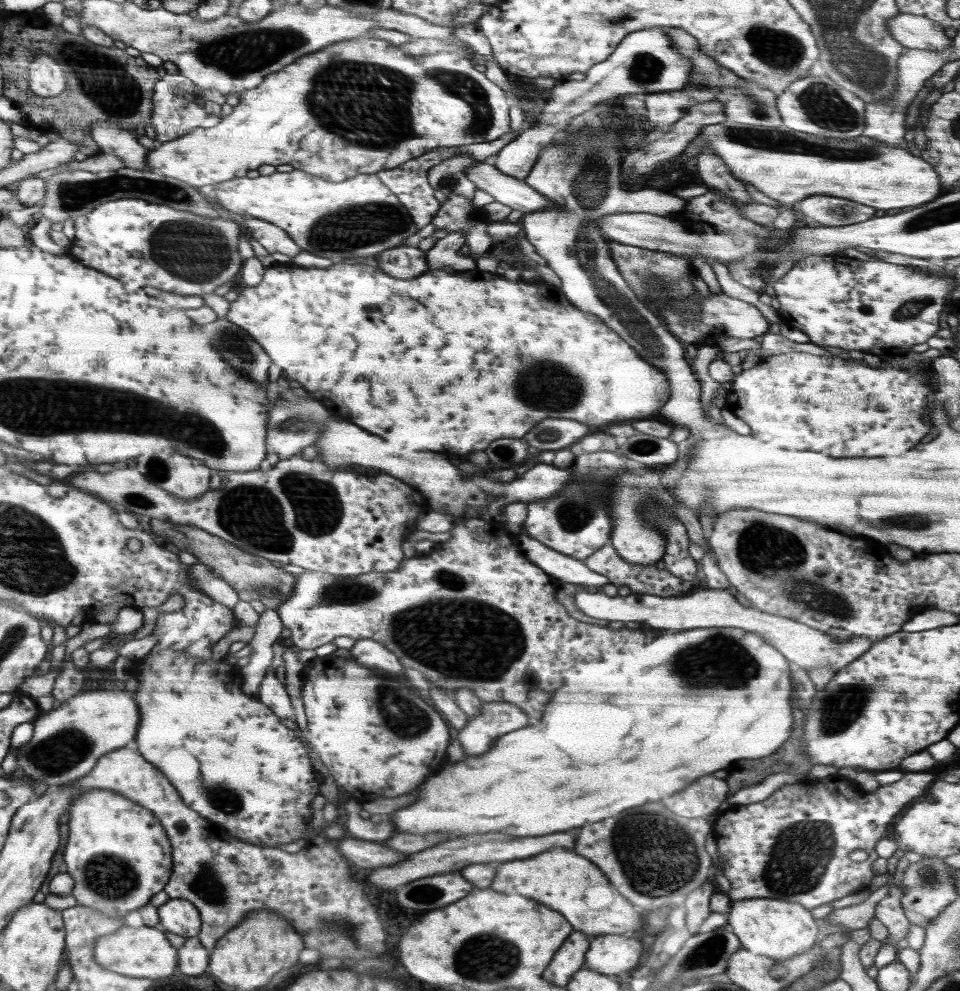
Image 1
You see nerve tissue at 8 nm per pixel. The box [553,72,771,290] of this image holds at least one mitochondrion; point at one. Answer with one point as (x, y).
(588, 186)

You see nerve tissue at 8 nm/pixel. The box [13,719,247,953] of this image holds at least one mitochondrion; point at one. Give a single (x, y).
(57, 754)

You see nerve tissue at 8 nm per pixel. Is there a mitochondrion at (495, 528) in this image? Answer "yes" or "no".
no

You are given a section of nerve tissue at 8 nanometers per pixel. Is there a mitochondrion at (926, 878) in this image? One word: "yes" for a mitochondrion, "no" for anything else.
yes

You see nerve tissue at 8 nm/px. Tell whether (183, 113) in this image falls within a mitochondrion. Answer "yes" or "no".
no

